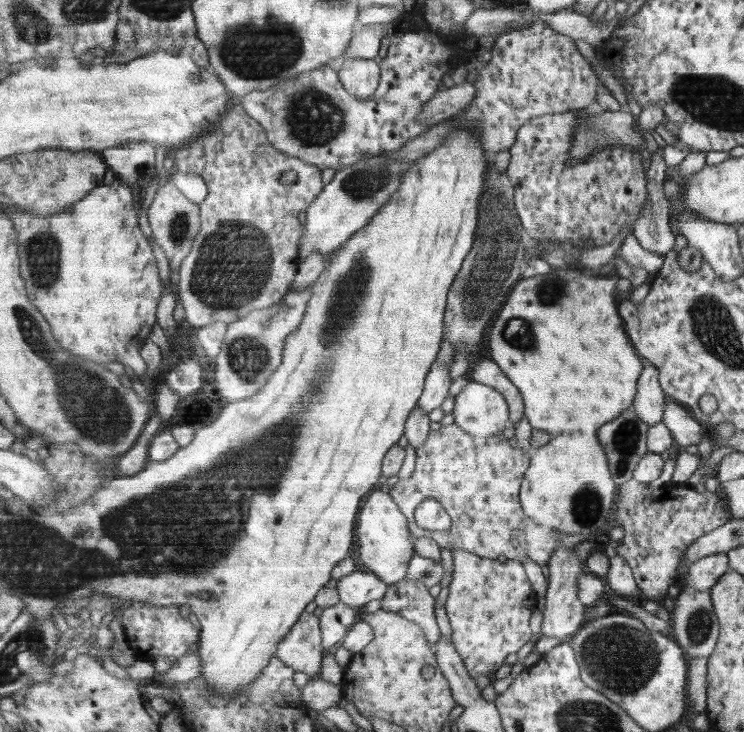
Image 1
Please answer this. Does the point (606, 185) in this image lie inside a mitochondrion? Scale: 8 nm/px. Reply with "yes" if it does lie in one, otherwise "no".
no

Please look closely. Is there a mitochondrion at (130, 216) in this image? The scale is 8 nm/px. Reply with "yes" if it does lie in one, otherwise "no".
no

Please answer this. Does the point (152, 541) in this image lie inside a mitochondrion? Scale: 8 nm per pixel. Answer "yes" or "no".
yes

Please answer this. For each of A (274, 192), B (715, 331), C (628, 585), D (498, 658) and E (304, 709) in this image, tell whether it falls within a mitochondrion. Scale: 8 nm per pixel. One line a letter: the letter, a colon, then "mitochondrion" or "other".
A: other
B: mitochondrion
C: other
D: other
E: other

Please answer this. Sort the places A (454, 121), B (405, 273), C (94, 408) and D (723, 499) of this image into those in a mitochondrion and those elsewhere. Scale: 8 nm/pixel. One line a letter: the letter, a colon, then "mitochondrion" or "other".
A: other
B: other
C: mitochondrion
D: other

